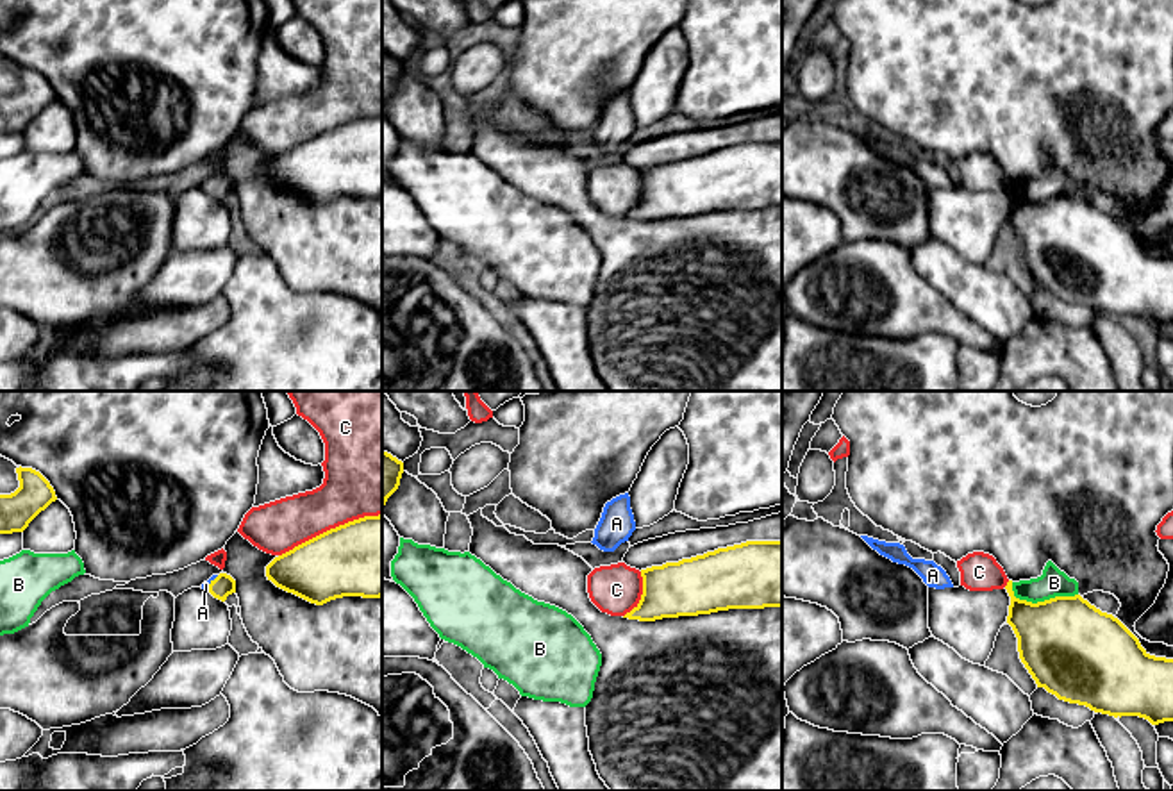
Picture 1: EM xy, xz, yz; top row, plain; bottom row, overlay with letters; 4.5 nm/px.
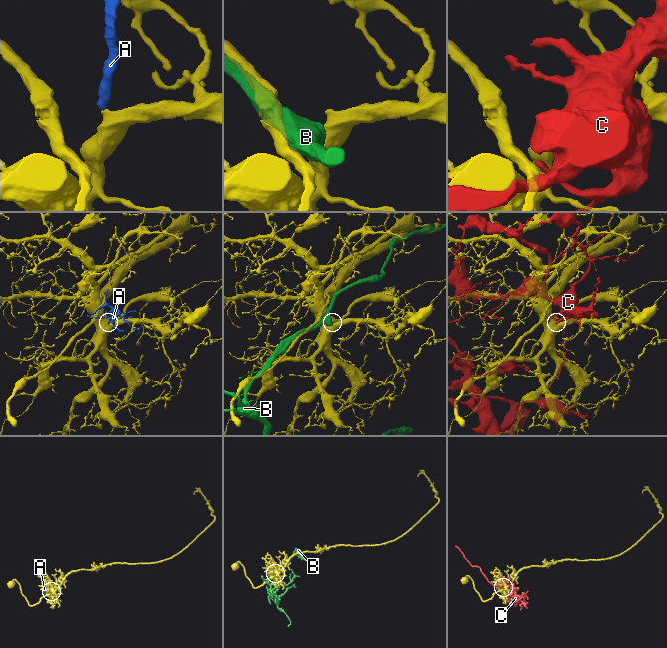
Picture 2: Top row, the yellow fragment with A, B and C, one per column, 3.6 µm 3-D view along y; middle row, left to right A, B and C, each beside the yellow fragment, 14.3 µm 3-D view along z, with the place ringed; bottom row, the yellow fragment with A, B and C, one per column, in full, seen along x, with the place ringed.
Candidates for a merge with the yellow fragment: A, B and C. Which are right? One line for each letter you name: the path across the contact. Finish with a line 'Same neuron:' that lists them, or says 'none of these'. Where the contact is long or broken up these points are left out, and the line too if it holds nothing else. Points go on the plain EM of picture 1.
A: across xy (222, 186), (211, 183), (206, 184)
Same neuron: A

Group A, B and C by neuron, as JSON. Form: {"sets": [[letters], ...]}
{"sets": [["A"], ["B"], ["C"]]}

